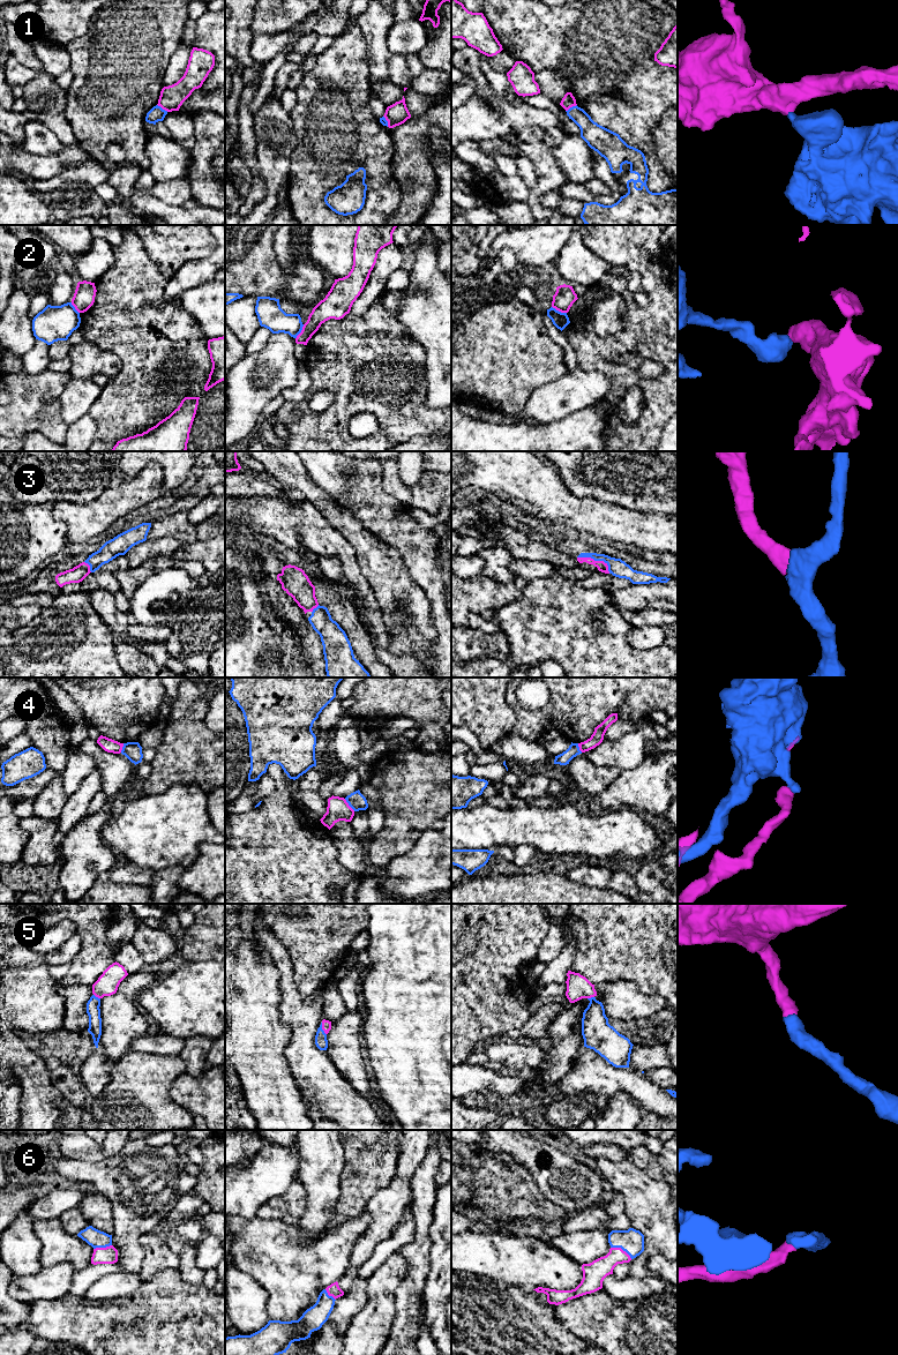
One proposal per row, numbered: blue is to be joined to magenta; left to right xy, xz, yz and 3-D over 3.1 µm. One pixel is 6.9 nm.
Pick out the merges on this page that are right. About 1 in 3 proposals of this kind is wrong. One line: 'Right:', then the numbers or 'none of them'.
Right: 3, 5, 6

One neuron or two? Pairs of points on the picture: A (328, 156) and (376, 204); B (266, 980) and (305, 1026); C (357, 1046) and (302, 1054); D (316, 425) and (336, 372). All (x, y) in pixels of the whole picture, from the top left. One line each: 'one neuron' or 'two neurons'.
A: one neuron
B: two neurons
C: two neurons
D: one neuron

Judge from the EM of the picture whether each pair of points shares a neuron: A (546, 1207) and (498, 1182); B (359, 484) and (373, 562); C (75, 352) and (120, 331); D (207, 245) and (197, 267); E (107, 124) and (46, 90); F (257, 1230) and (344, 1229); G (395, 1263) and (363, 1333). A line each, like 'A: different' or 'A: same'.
A: same
B: different
C: different
D: different
E: different
F: same
G: same

